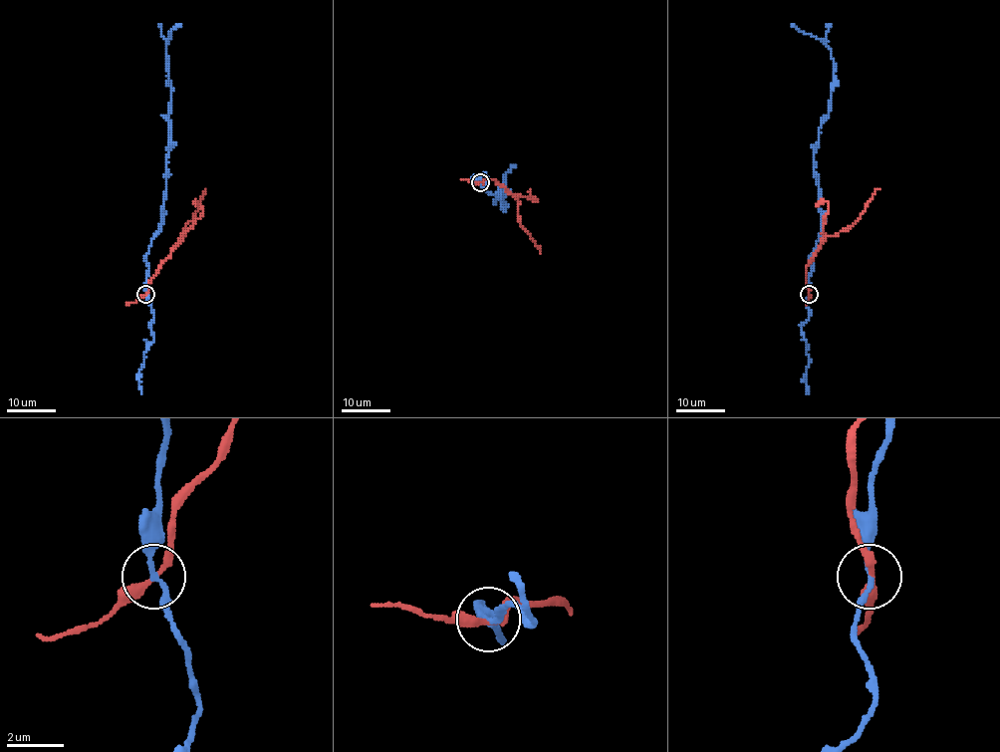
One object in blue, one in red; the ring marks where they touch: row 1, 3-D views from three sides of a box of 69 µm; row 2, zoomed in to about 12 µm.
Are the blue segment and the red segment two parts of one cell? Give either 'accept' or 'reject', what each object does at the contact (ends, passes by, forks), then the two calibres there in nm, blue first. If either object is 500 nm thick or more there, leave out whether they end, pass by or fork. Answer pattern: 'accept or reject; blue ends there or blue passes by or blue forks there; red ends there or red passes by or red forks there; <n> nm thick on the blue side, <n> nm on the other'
reject; blue passes by; red passes by; 170 nm thick on the blue side, 260 nm on the other

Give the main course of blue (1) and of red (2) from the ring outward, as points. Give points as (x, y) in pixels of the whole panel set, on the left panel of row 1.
1: (145, 293), (146, 252), (162, 220), (170, 140), (166, 42), (169, 32), (180, 24)
2: (145, 293), (159, 266), (183, 236), (182, 231), (193, 218), (206, 188)

